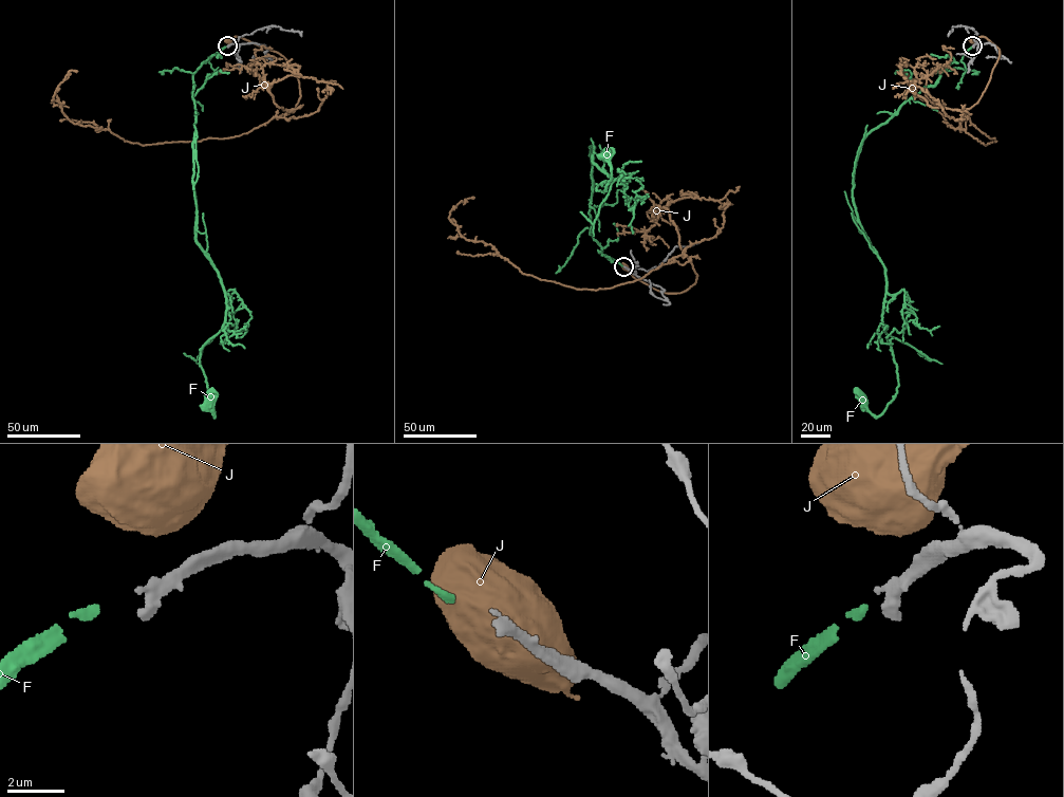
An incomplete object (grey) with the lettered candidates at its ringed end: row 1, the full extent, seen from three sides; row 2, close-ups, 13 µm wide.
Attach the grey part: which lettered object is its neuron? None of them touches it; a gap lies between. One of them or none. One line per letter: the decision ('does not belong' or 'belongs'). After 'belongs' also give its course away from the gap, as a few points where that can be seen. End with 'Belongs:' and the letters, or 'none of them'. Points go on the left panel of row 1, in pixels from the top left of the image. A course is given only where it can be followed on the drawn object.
F: belongs | via (225, 47), (197, 70), (192, 92), (196, 241), (226, 306), (223, 327), (200, 356), (209, 396)
J: does not belong
Belongs: F

